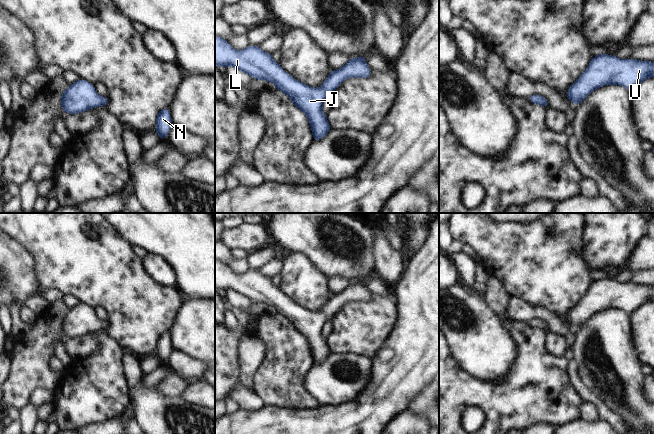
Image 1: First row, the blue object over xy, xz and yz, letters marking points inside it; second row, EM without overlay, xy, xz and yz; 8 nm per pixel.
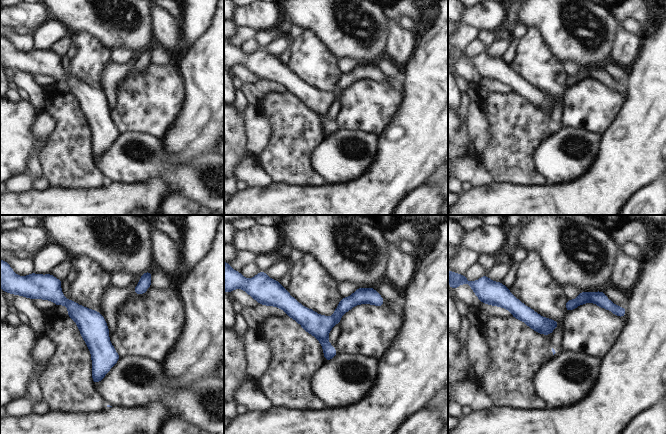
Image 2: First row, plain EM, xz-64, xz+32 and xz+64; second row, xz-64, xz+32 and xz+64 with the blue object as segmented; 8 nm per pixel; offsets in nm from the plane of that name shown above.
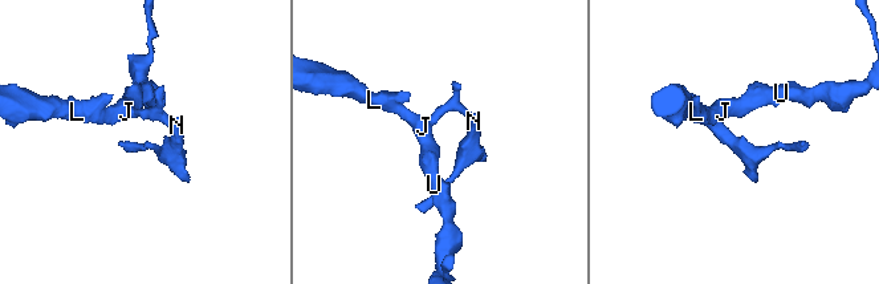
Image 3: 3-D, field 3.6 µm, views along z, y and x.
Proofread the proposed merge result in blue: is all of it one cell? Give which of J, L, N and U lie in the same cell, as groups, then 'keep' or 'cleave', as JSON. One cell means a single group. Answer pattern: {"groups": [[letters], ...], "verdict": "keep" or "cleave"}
{"groups": [["J", "L", "N", "U"]], "verdict": "keep"}

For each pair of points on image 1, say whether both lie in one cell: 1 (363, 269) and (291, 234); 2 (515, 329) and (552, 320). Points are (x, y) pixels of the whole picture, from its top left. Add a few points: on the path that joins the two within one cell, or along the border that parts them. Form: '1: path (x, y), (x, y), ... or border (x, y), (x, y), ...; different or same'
1: path (345, 258), (342, 255), (327, 250), (309, 234); same
2: border (513, 320), (527, 322); different

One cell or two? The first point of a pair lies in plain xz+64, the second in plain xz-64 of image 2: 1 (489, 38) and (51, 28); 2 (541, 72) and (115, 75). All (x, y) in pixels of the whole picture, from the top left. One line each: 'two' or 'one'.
1: one
2: two

